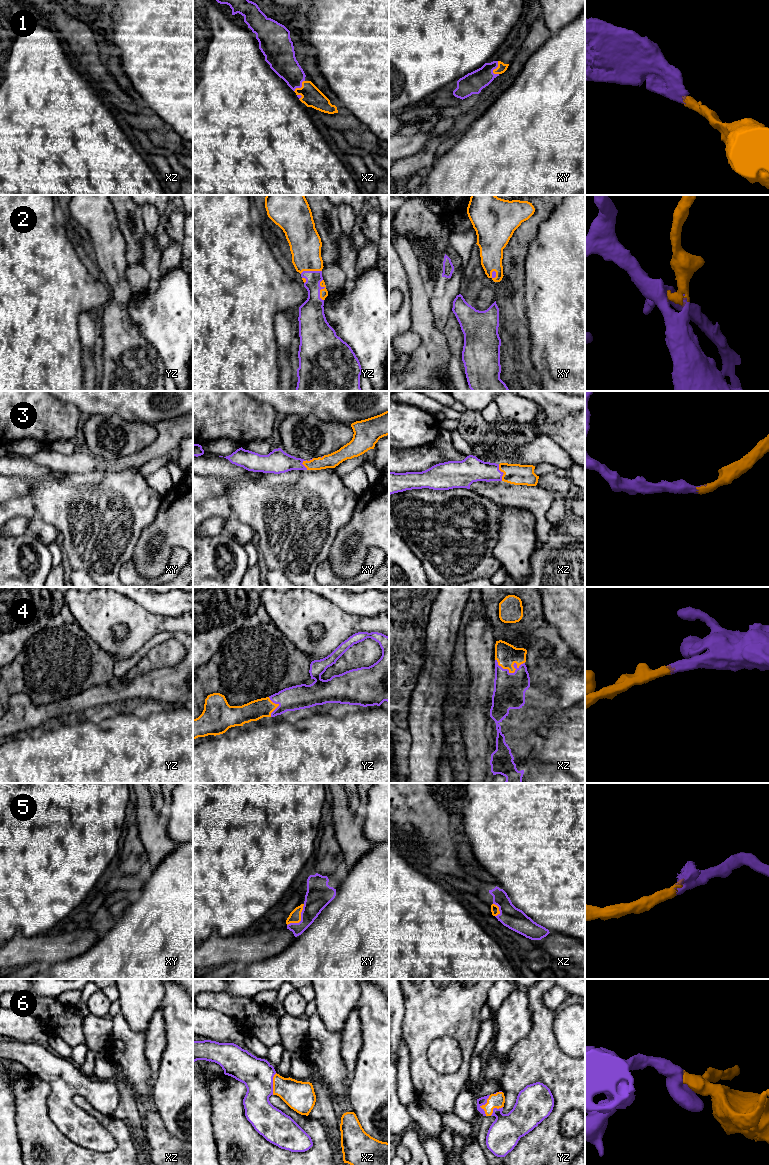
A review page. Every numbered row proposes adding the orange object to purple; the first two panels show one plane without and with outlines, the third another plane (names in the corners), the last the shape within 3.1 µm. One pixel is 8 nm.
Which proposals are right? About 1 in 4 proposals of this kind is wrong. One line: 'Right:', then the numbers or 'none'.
Right: 1, 2, 3, 4, 5, 6

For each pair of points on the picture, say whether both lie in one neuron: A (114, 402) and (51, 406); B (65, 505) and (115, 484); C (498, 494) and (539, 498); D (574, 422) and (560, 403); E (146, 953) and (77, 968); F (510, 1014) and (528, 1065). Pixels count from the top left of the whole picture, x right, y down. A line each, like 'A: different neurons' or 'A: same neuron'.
A: different neurons
B: same neuron
C: same neuron
D: different neurons
E: same neuron
F: different neurons

